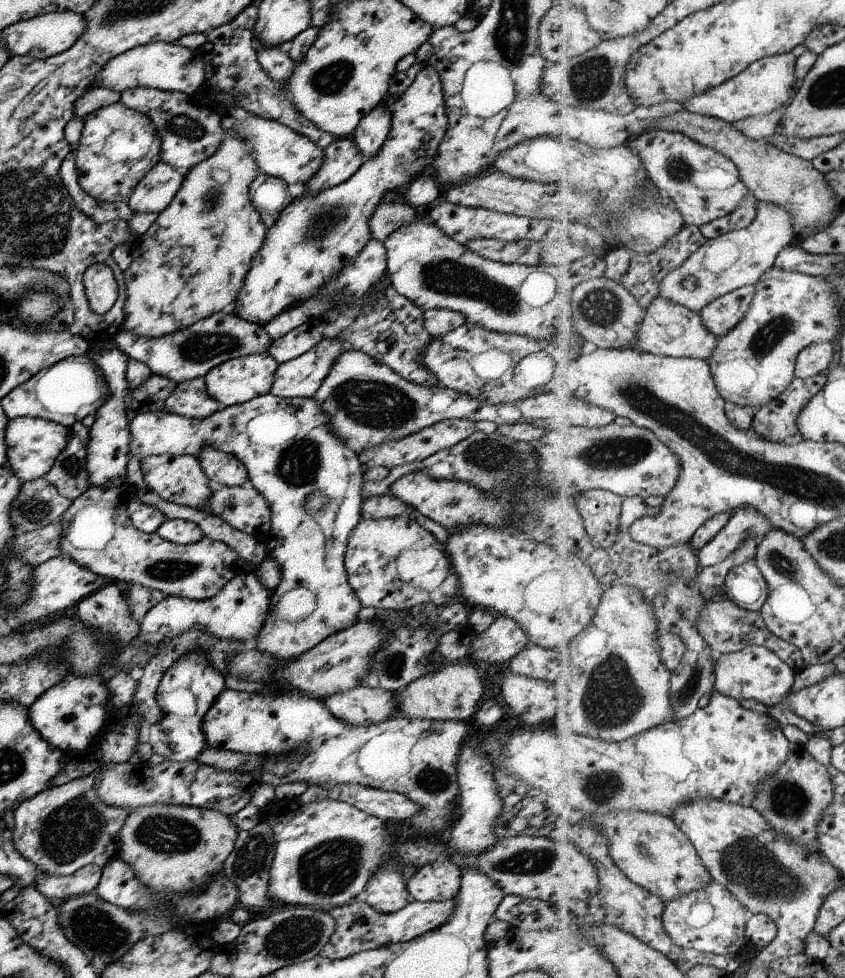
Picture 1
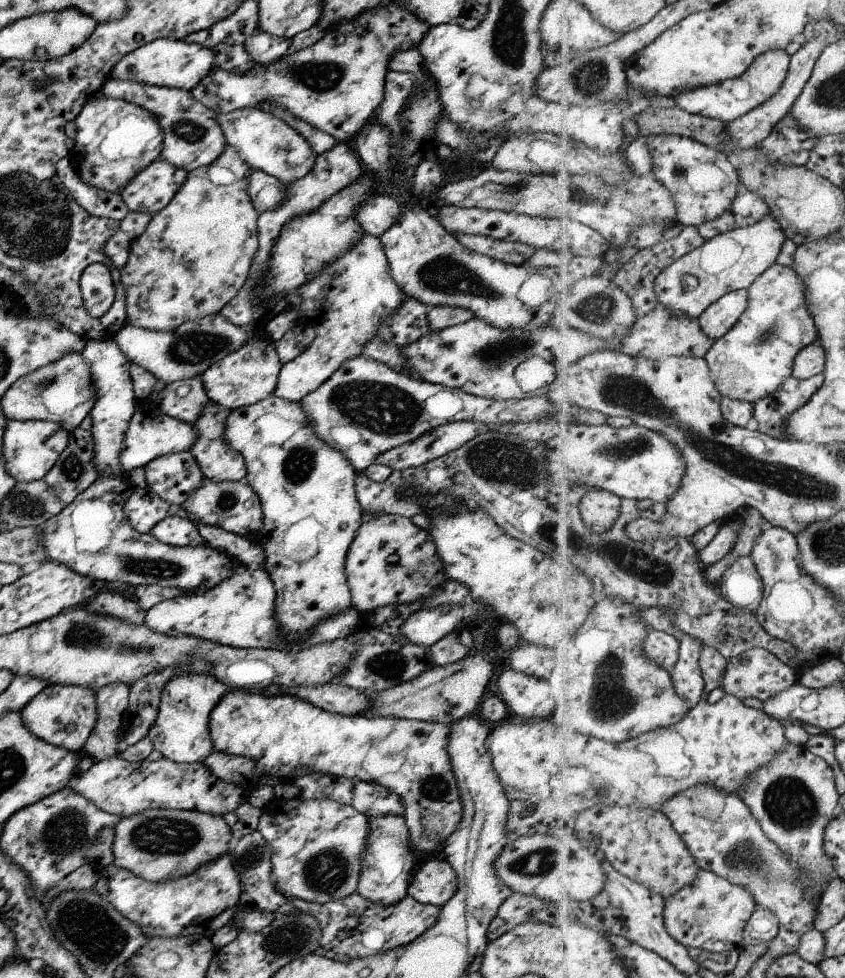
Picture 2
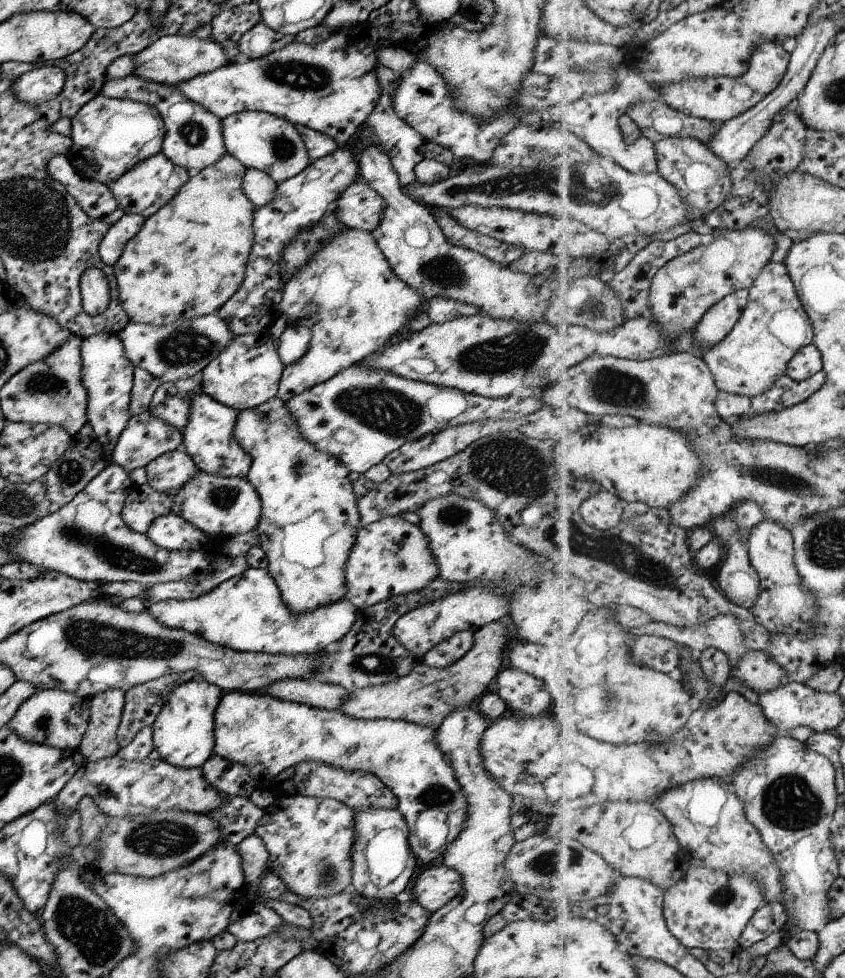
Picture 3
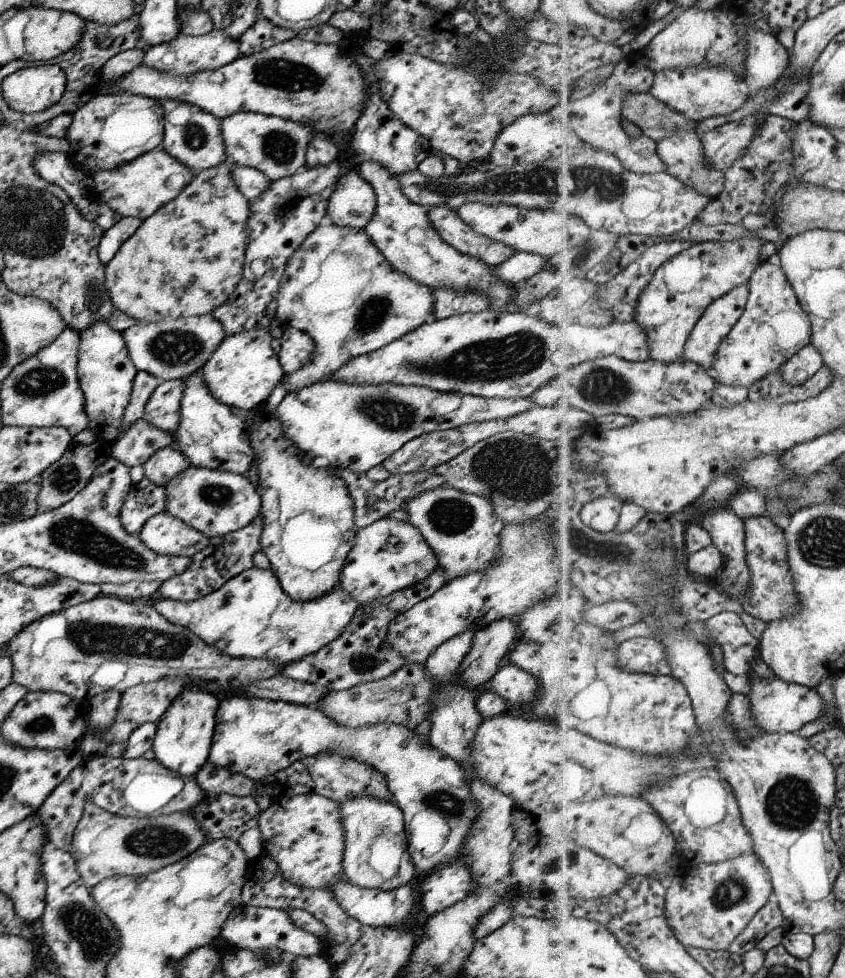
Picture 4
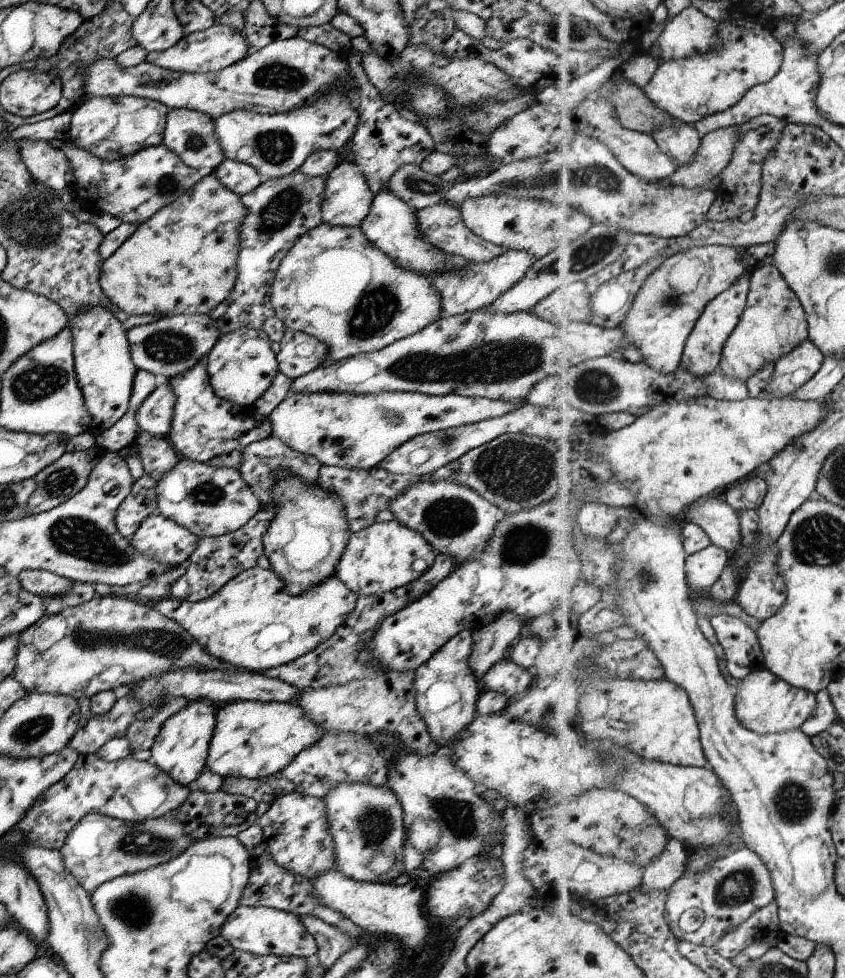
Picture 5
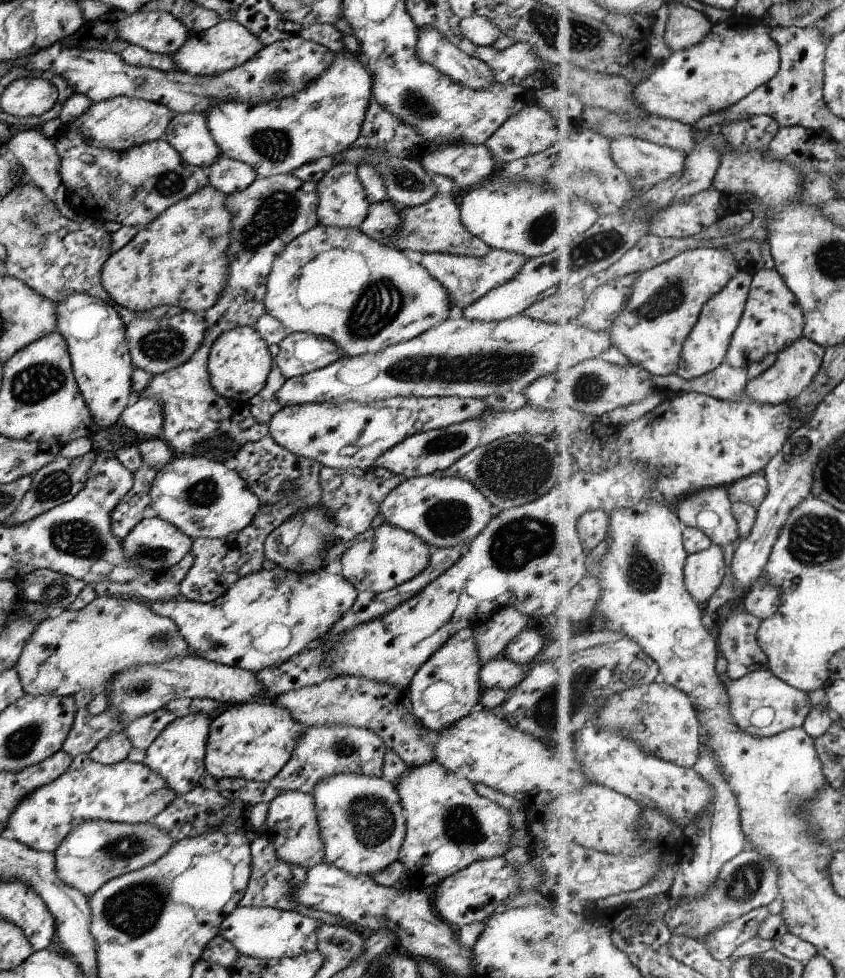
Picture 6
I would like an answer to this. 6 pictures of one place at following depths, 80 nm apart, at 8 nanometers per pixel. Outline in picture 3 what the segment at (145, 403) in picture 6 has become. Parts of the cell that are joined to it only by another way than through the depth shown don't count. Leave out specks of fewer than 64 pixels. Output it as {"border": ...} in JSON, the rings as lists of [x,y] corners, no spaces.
{"border":[[[198,377],[163,382],[151,396],[148,408],[151,416],[167,422],[173,428],[183,429],[189,414],[191,394],[201,391]]]}

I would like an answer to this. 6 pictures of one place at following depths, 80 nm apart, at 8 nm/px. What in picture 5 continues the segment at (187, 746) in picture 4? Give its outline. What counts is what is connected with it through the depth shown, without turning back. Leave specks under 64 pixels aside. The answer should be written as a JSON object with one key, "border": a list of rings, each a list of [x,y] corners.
{"border":[[[201,699],[191,700],[171,718],[167,718],[155,736],[149,752],[148,762],[175,780],[179,786],[192,787],[197,776],[205,770],[209,740],[215,726],[214,706]]]}

